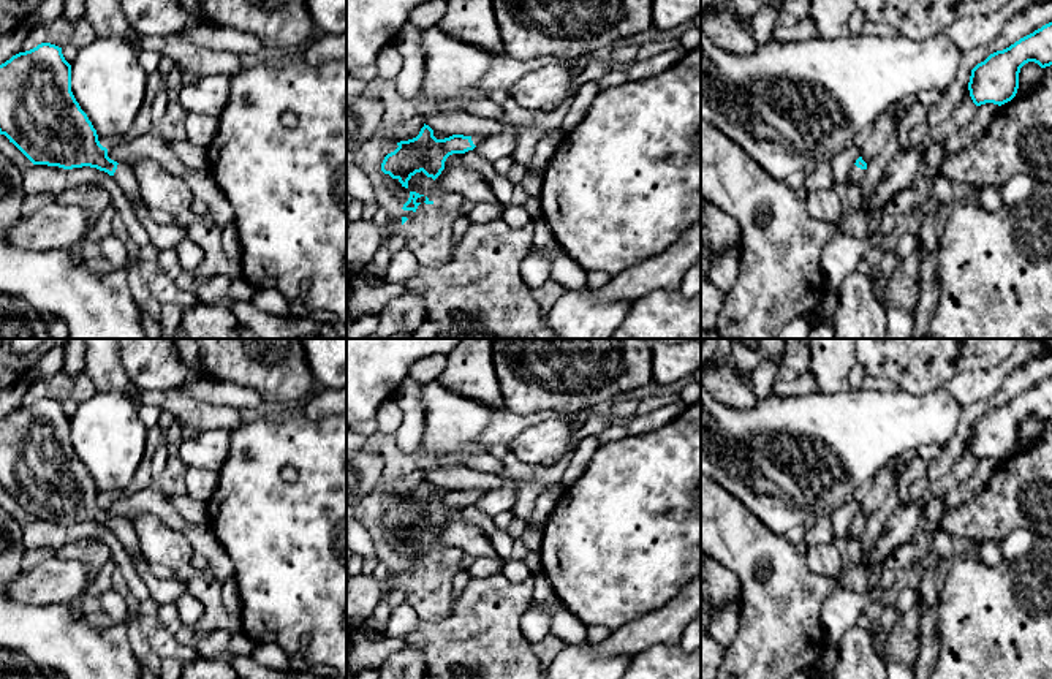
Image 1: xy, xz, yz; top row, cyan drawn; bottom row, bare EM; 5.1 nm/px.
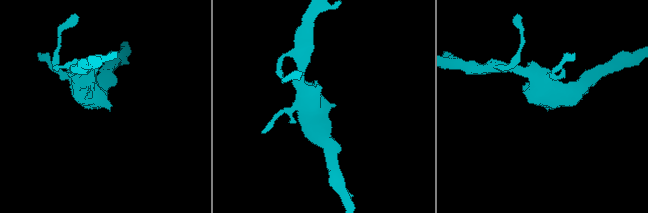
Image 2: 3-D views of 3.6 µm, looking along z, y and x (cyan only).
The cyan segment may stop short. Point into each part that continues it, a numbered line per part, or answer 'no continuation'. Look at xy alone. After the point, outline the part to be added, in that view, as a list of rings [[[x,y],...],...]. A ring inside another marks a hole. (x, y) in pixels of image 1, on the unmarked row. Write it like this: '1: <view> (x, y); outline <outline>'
1: xy (124, 531); outline [[[119,518],[112,532],[123,544],[130,557],[144,557],[139,549],[138,533],[130,521]]]

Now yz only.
1: yz (856, 529); outline [[[856,519],[850,524],[846,538],[861,540],[862,533],[865,530],[865,524],[857,522]]]

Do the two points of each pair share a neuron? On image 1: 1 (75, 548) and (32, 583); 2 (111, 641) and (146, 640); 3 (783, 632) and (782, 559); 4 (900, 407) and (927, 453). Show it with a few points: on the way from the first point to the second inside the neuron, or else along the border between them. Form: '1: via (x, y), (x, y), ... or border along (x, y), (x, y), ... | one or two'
1: border along (52, 556), (79, 561), (87, 568), (90, 581) | two
2: border along (124, 625), (132, 652), (140, 662) | two
3: via (783, 614), (782, 576) | one
4: border along (943, 445), (923, 443), (913, 453) | two

